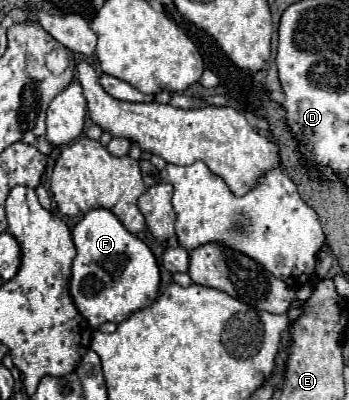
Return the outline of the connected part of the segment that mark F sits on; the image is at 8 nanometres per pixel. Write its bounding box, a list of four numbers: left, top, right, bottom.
[69,208,159,328]

